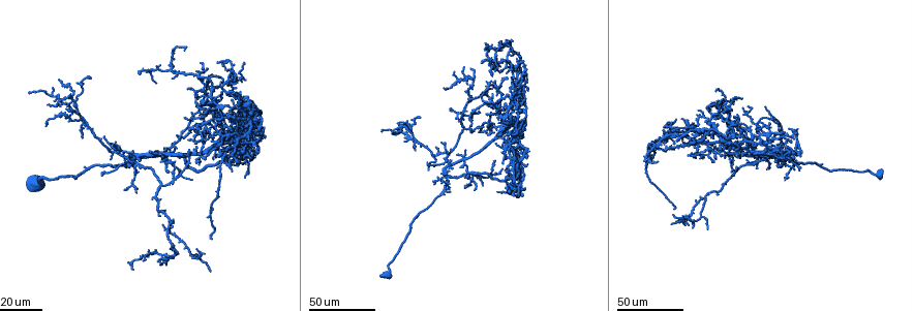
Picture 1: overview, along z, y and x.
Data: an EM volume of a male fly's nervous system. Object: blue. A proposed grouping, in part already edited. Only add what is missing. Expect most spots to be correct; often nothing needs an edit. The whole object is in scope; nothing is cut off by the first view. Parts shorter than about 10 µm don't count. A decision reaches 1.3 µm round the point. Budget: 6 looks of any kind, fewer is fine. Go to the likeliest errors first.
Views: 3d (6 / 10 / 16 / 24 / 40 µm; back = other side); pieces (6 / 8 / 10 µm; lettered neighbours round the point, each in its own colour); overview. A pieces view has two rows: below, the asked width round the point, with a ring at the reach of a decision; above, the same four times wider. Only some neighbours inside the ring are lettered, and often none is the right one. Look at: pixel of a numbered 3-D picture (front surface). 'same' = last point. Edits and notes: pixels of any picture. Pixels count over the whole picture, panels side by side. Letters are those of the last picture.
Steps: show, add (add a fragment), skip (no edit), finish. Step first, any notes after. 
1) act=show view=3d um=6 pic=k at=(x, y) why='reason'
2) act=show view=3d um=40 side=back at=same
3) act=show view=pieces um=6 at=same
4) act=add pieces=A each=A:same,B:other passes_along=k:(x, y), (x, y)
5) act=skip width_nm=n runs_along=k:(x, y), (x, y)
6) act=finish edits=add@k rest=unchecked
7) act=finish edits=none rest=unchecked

act=show view=3d um=40 pic=1 at=(487, 43) why='end of a long branch'

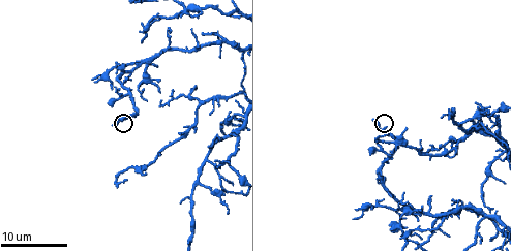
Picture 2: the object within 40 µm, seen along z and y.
act=show view=pieces um=8 pic=2 at=(375, 119)

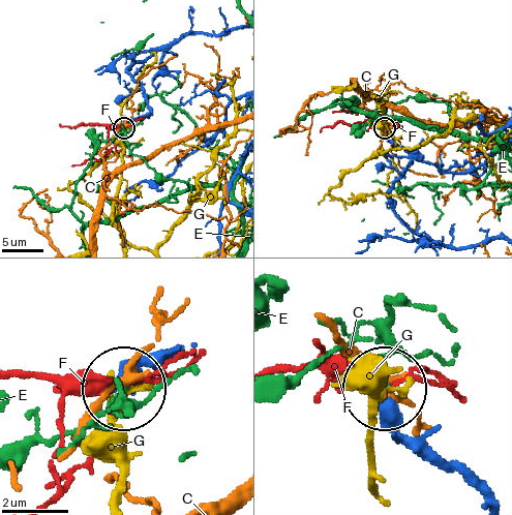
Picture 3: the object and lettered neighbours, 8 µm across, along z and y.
act=skip each=C:other,E:other,F:other,G:other found='none of them fits'

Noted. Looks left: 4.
act=show view=3d um=40 pic=1 at=(672, 124) why='thick end'

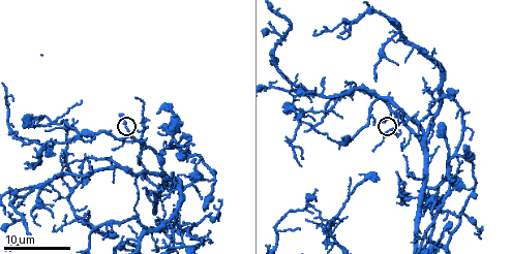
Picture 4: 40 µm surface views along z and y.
act=show view=pieces um=8 pic=4 at=(381, 120)

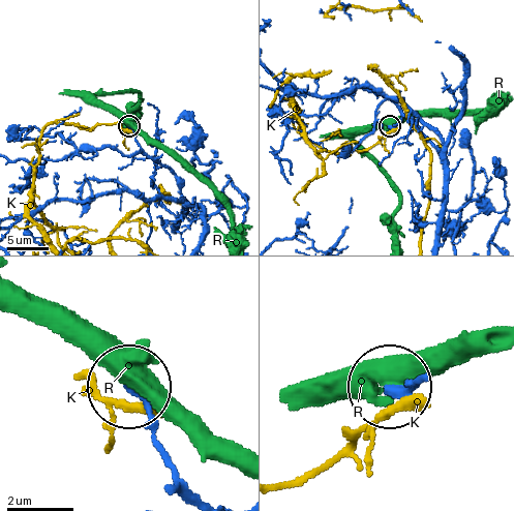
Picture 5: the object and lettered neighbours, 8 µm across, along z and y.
act=skip each=K:other,R:other runs_along=5:(201, 497), (168, 463), (148, 414), (128, 391) found='no lettered fragment goes on from it'

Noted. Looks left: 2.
act=finish edits=none rest=unchecked

